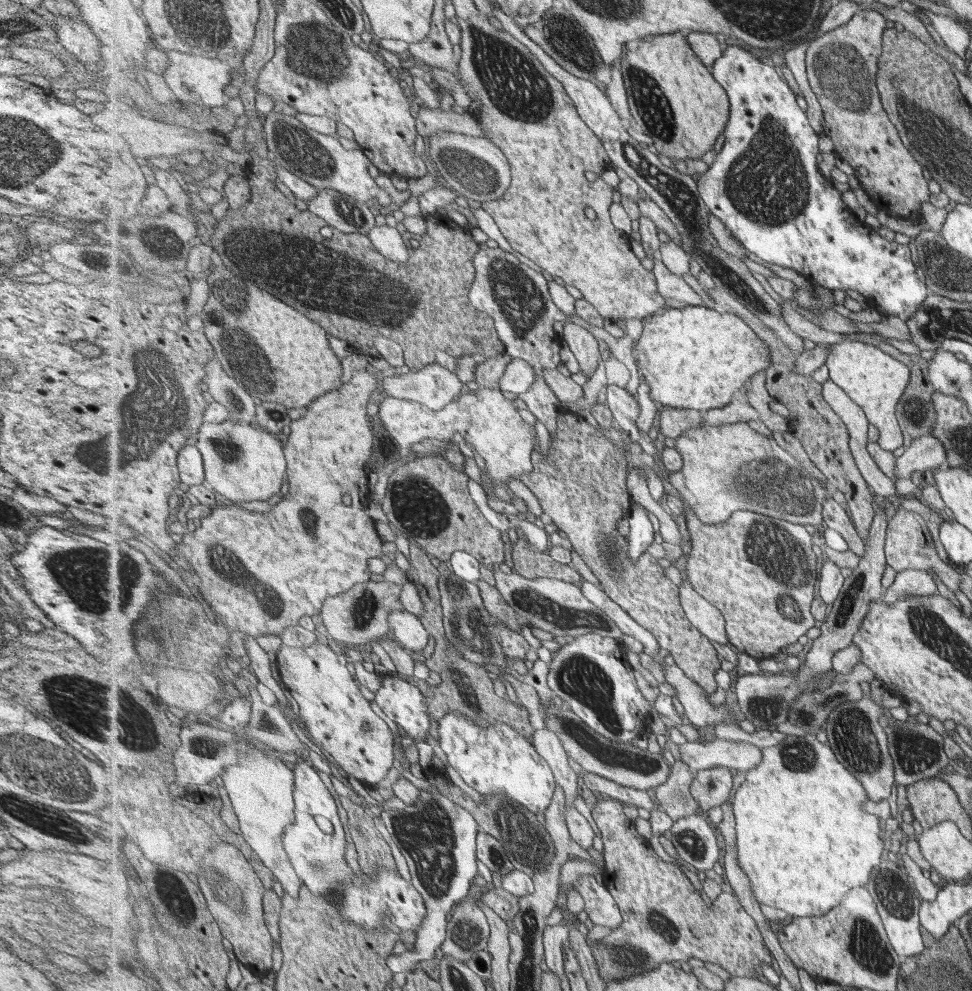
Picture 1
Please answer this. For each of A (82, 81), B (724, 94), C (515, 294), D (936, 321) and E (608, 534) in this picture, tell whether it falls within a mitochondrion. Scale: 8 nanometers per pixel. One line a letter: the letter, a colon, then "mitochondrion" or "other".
A: other
B: other
C: mitochondrion
D: mitochondrion
E: mitochondrion

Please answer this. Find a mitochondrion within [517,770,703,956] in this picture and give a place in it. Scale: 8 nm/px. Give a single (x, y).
(659, 921)

